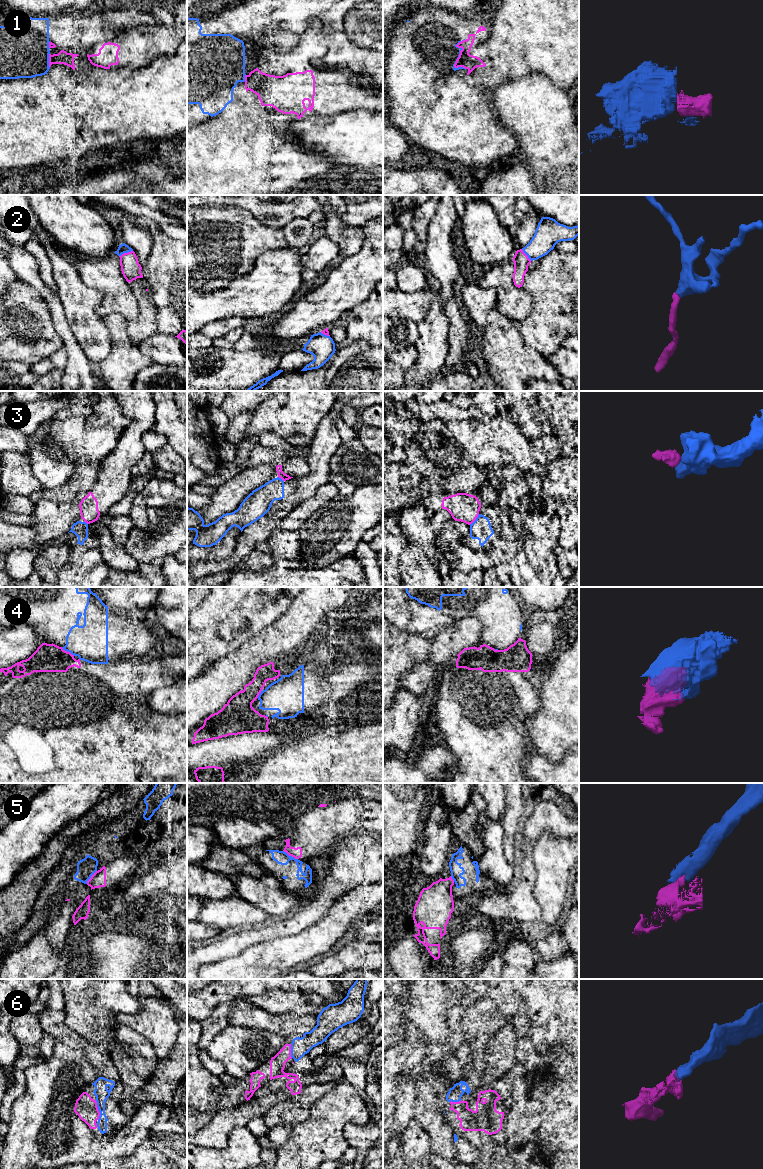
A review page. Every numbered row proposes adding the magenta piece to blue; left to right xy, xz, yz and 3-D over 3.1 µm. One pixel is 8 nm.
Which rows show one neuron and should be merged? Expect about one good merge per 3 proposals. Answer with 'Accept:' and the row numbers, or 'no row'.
Accept: 2, 6

